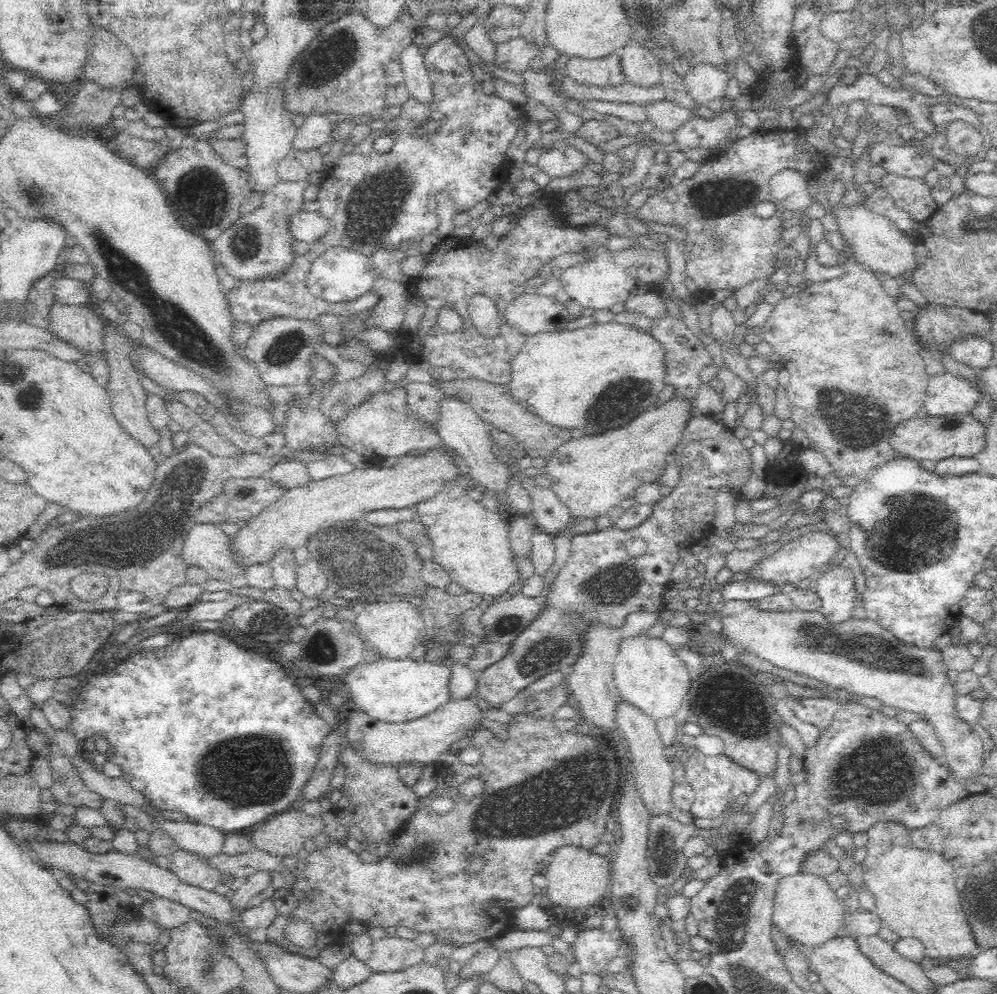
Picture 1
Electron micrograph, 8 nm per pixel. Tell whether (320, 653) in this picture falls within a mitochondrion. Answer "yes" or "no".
yes

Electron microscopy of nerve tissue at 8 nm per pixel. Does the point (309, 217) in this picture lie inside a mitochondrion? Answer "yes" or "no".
no

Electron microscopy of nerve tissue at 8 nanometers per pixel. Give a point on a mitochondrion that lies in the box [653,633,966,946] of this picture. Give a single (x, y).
(879, 770)

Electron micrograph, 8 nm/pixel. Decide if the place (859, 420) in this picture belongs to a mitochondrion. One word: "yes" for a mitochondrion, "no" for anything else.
yes

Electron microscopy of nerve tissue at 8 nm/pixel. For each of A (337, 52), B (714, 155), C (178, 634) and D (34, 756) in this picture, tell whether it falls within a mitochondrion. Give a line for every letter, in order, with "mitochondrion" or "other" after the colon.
A: mitochondrion
B: other
C: other
D: other

